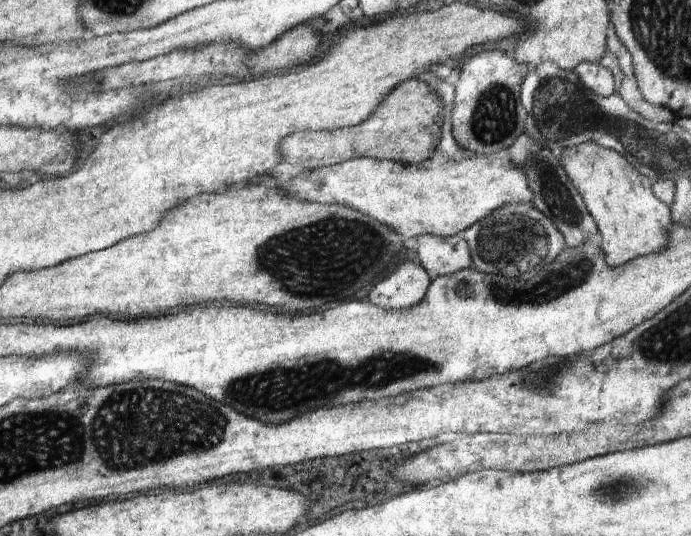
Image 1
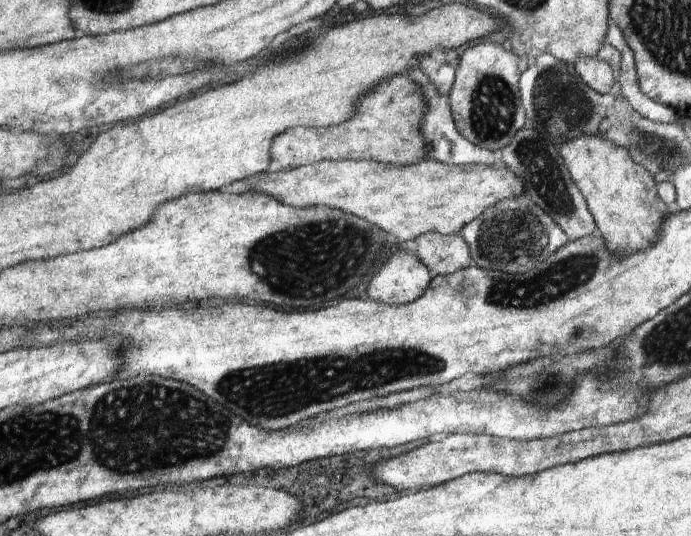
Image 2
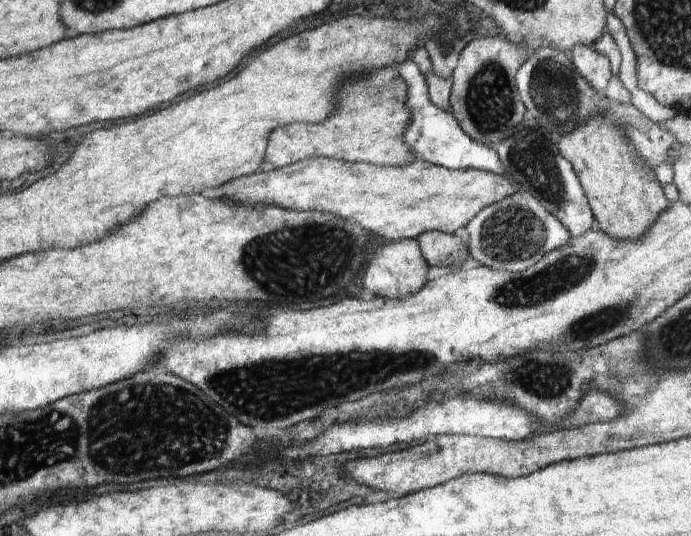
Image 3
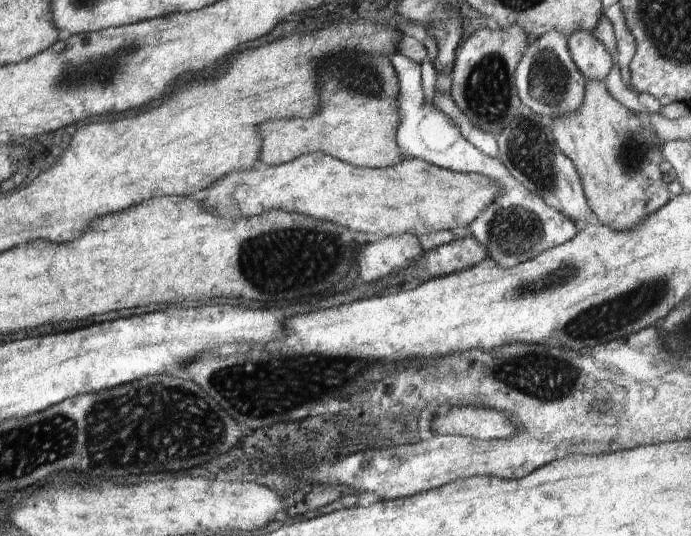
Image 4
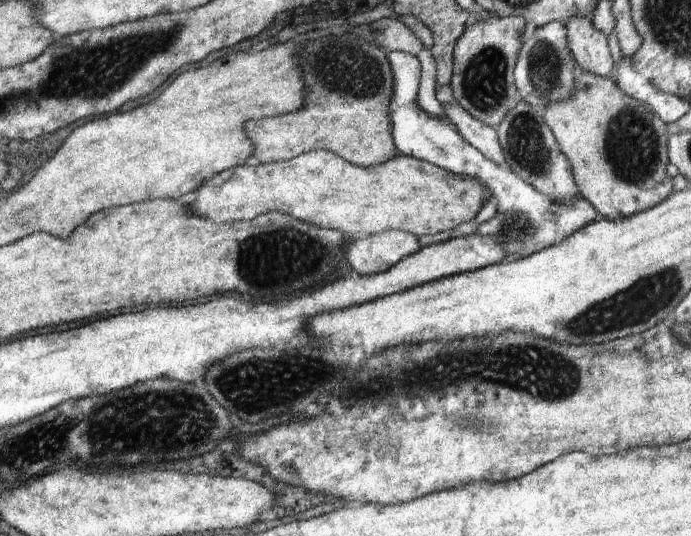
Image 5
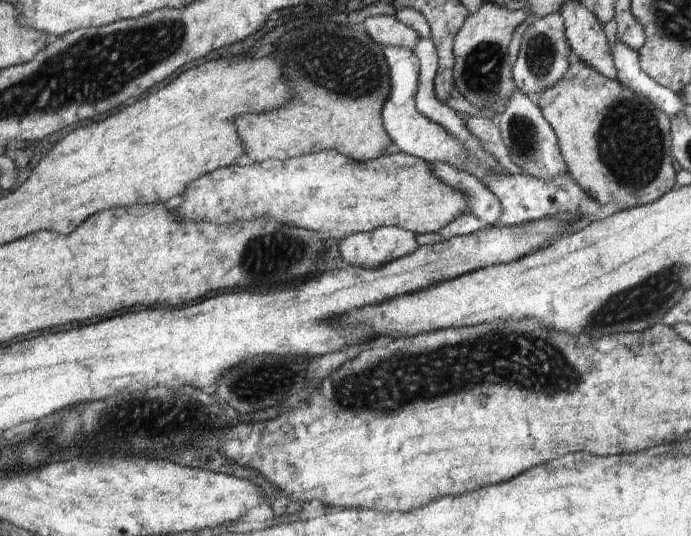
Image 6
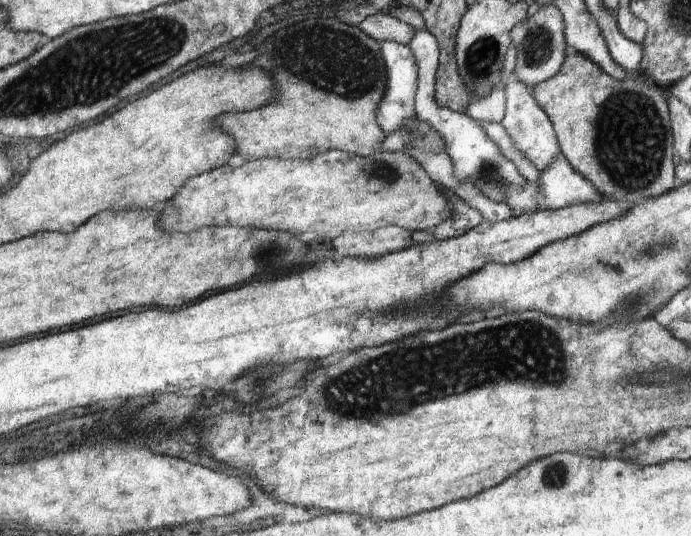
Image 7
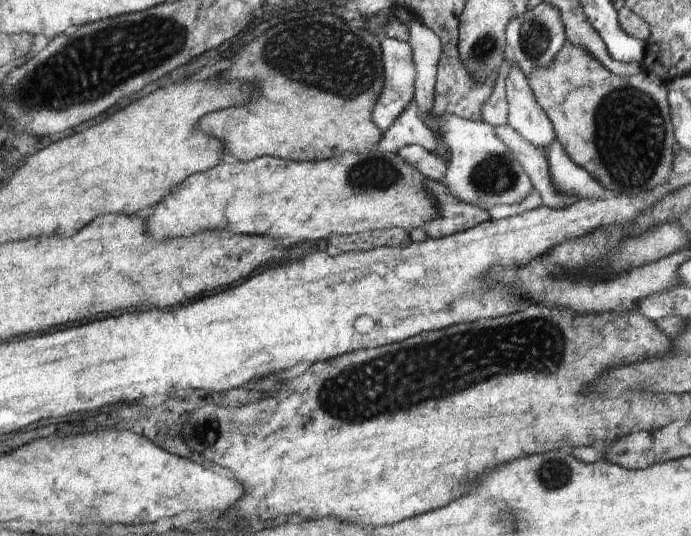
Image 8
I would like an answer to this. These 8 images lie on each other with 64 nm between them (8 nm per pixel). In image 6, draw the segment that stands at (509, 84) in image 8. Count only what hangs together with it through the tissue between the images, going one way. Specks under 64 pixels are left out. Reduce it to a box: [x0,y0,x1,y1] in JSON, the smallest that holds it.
[496,87,569,180]

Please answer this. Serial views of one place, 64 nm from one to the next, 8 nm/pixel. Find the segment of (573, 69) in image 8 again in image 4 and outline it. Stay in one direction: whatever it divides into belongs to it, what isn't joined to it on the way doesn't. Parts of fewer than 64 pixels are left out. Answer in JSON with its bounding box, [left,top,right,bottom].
[547,79,670,232]

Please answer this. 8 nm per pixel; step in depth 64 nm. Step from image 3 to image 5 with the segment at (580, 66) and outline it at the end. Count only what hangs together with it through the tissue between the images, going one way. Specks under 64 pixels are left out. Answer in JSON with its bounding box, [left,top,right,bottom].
[566,16,614,77]

